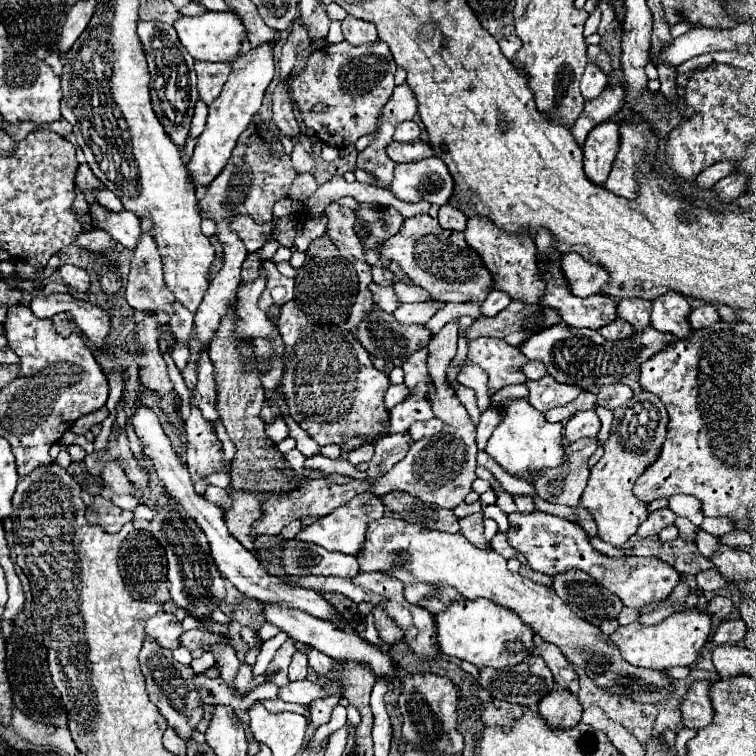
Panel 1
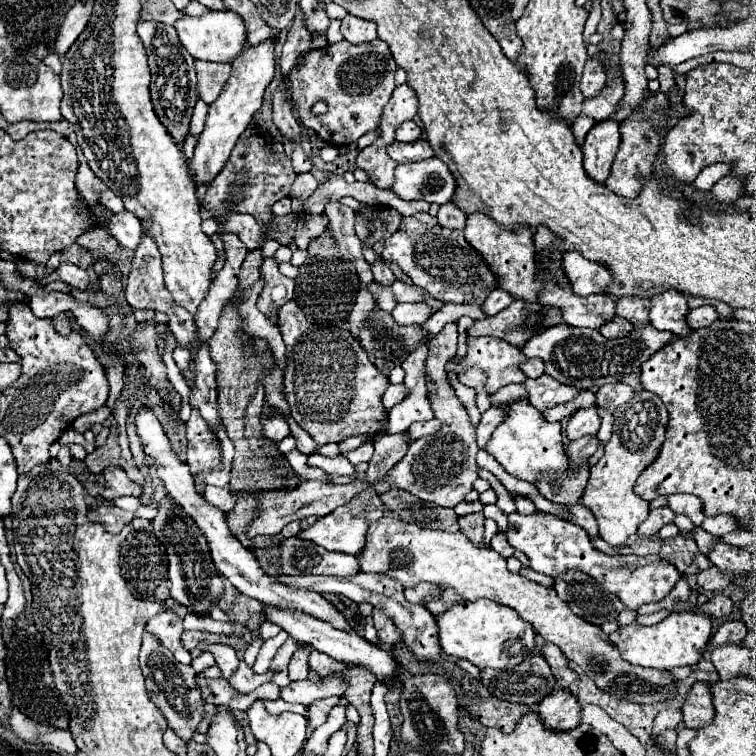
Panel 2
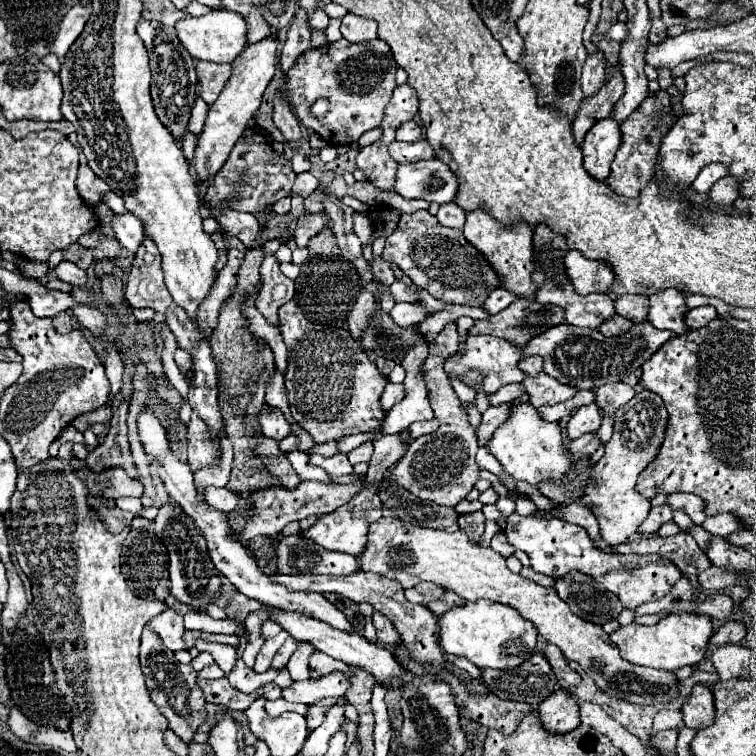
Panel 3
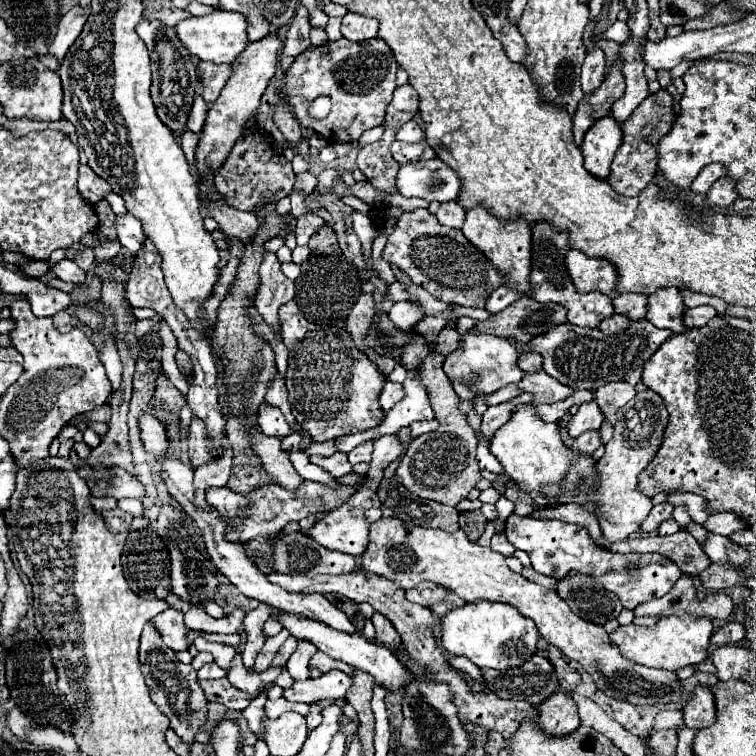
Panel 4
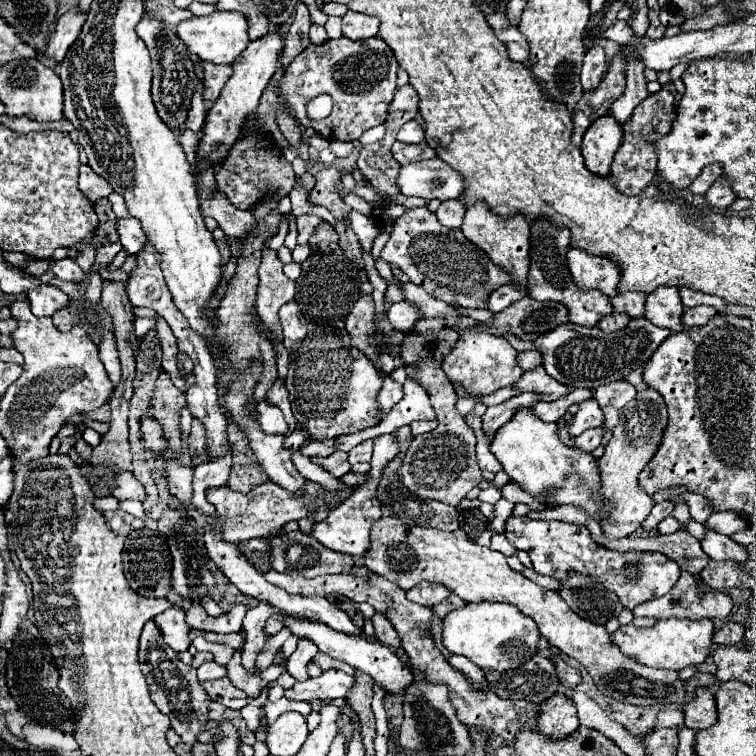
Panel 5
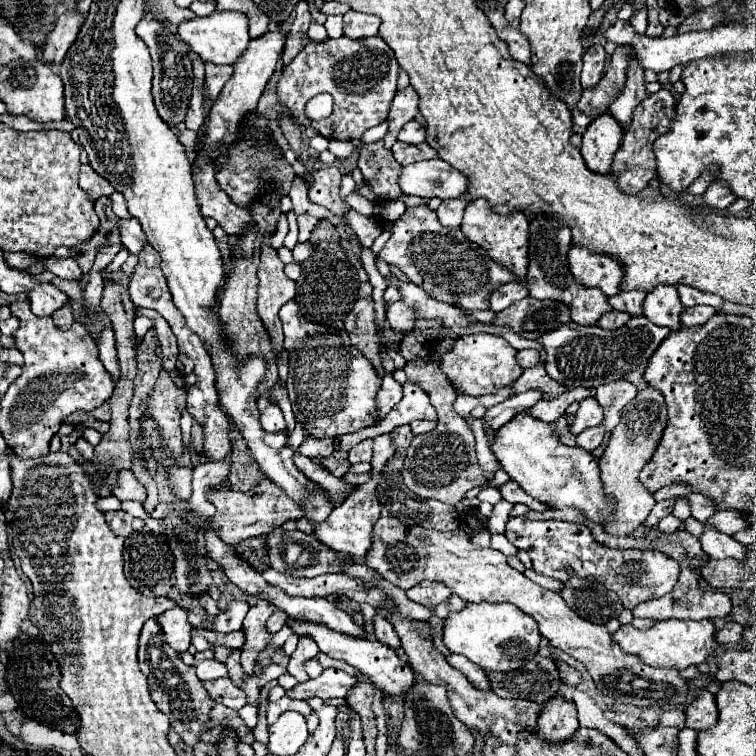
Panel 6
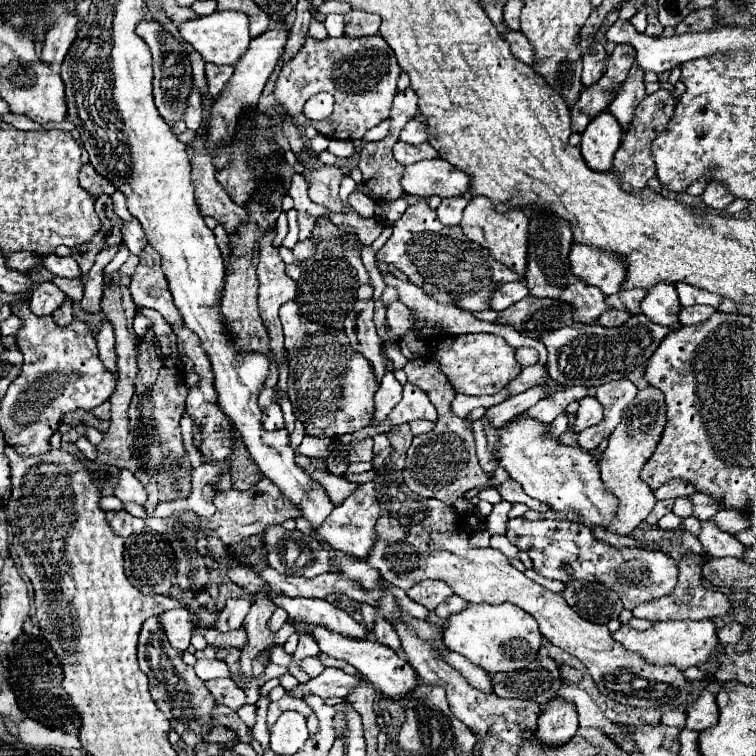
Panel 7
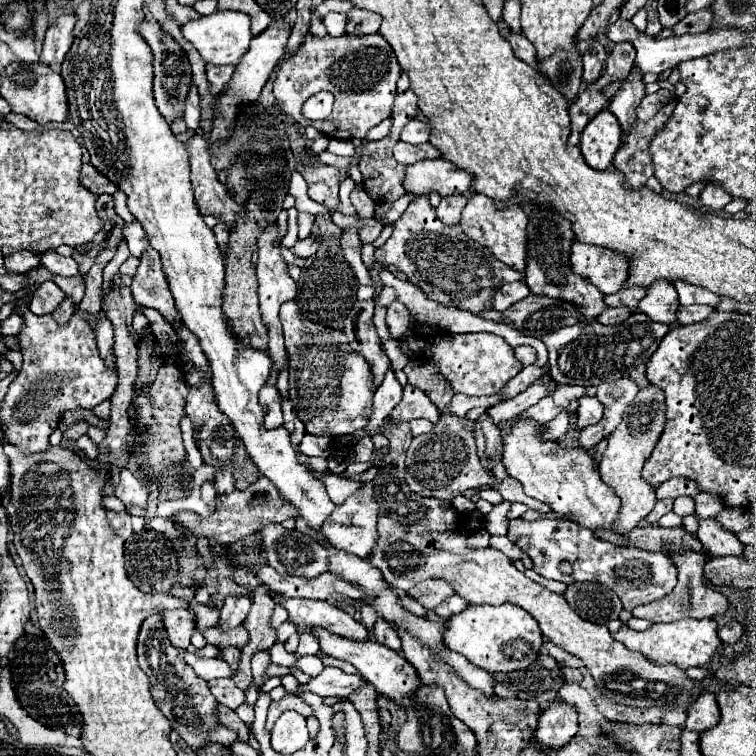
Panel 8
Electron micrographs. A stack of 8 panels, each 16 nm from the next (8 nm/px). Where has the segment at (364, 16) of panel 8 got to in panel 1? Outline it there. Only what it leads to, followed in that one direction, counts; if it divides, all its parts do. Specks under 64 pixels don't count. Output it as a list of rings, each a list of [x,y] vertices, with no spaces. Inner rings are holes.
[[[346,16],[346,18],[342,20],[342,34],[344,34],[344,38],[346,38],[350,44],[356,44],[356,46],[378,40],[376,24],[374,24],[374,22],[360,20],[360,18],[354,18],[354,16]]]

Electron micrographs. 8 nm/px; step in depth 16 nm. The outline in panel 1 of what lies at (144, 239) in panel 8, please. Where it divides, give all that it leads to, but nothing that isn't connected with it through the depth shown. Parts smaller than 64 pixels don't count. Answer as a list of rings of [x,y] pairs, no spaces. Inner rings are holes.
[[[92,204],[92,222],[96,228],[102,228],[106,230],[118,244],[122,244],[124,248],[128,250],[134,250],[138,246],[138,240],[140,240],[140,220],[128,212],[128,210],[122,210],[118,214],[104,210],[100,204]]]

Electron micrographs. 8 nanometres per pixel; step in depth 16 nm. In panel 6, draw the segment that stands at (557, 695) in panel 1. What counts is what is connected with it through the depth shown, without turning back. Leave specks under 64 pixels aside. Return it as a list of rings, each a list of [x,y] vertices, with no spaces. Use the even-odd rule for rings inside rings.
[[[556,696],[544,704],[538,716],[538,736],[546,742],[566,742],[578,730],[576,706],[562,696]]]

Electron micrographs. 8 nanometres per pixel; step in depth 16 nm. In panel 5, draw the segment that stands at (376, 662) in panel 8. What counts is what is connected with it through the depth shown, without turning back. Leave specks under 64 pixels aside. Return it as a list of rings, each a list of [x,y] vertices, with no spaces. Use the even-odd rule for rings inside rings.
[[[286,616],[284,626],[288,626],[292,630],[292,634],[296,634],[298,638],[310,638],[320,648],[320,652],[324,652],[324,654],[328,654],[336,660],[344,660],[346,664],[354,666],[356,670],[372,676],[374,684],[378,688],[382,688],[386,694],[406,692],[406,688],[414,682],[412,670],[408,668],[408,664],[402,662],[392,648],[380,644],[378,640],[368,640],[364,636],[344,636],[344,634],[328,628],[326,624],[312,624],[308,620],[296,620],[296,618],[290,618],[290,616]]]

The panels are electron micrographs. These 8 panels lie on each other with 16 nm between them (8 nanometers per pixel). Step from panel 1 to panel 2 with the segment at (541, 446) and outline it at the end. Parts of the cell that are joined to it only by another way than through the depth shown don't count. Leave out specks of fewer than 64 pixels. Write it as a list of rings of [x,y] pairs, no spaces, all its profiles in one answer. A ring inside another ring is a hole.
[[[518,400],[516,404],[510,402],[508,418],[494,430],[492,438],[486,444],[486,450],[504,466],[510,476],[526,480],[532,486],[536,486],[538,480],[544,480],[550,474],[560,476],[560,472],[566,472],[570,468],[568,454],[560,436],[560,424],[546,422],[542,414],[524,400]]]

